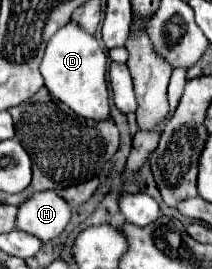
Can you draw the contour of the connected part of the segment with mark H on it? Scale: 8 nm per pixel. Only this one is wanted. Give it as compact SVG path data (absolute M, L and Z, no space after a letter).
M41 191L19 207L17 227L47 243L63 233L69 219L69 203L61 199L55 191Z

